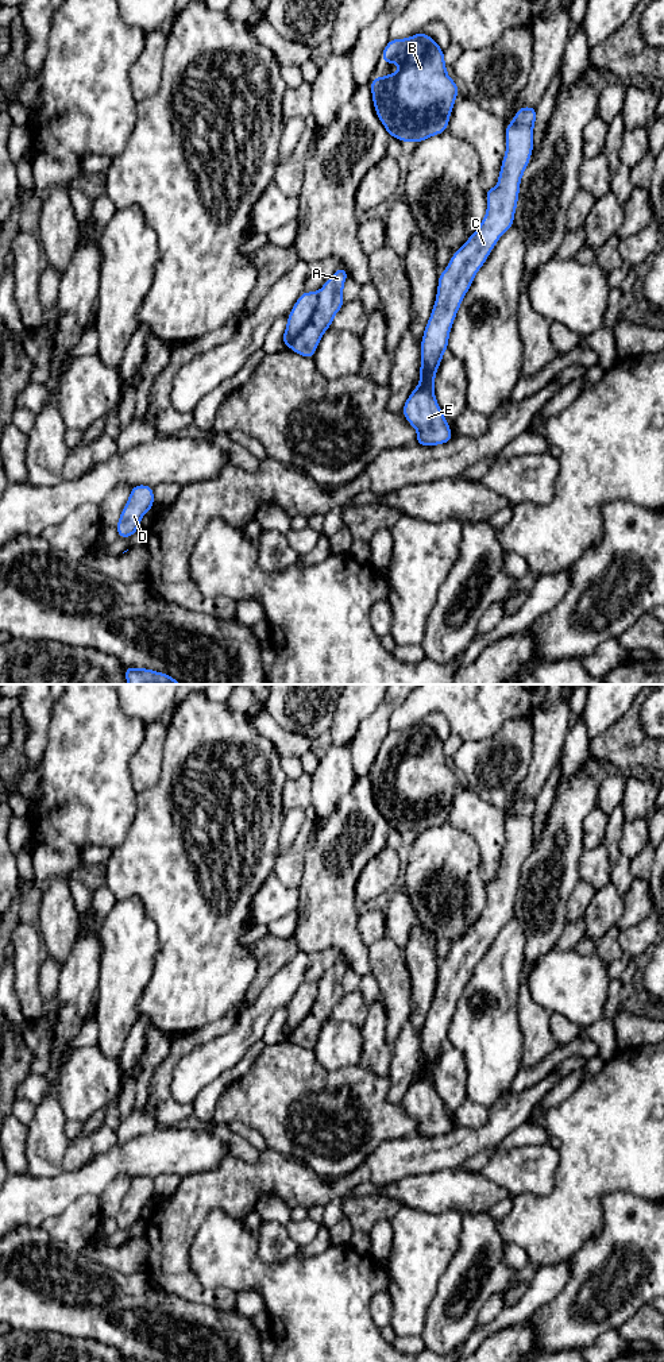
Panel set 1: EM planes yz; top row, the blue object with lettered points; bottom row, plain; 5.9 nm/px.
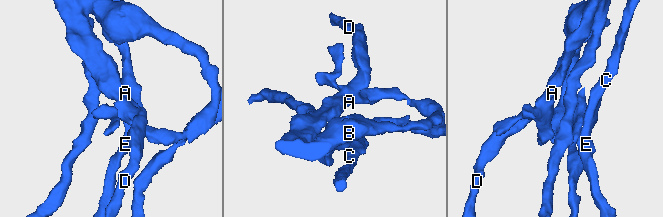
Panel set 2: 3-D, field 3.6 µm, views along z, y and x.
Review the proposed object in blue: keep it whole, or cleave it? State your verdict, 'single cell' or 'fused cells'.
single cell

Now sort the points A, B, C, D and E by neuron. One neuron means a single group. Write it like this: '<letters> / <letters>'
A B C D E

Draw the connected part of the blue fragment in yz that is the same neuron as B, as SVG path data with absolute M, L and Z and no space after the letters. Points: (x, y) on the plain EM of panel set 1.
M428 725L391 730L381 746L382 753L401 757L385 769L370 772L378 810L389 827L401 834L420 834L448 821L451 802L460 784L447 765L444 741Z

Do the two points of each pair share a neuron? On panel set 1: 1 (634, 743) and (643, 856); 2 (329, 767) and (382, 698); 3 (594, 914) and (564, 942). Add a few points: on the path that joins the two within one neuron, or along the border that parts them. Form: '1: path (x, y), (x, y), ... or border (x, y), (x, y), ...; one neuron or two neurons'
1: border (644, 771), (649, 772); two neurons
2: path (347, 749), (356, 740), (356, 733), (365, 716); one neuron
3: path (587, 921), (571, 937); one neuron

